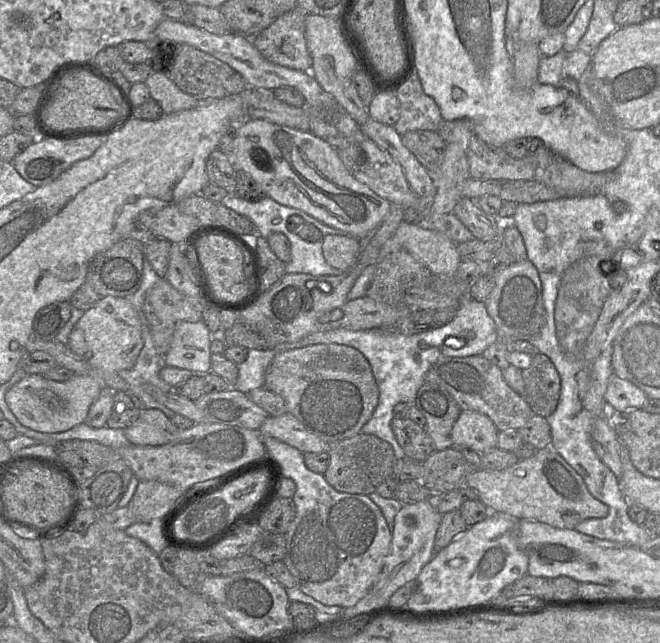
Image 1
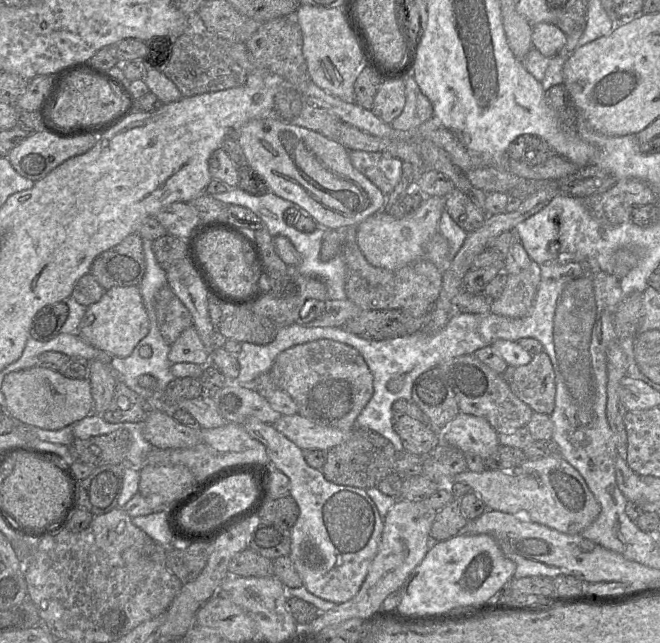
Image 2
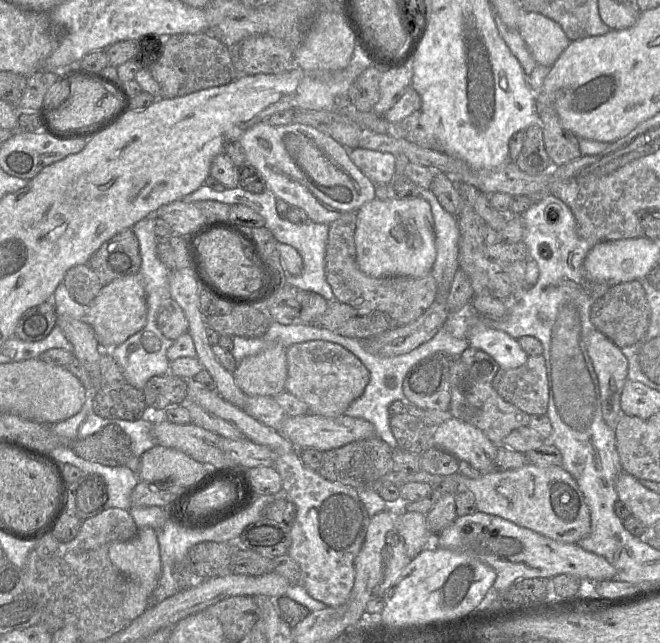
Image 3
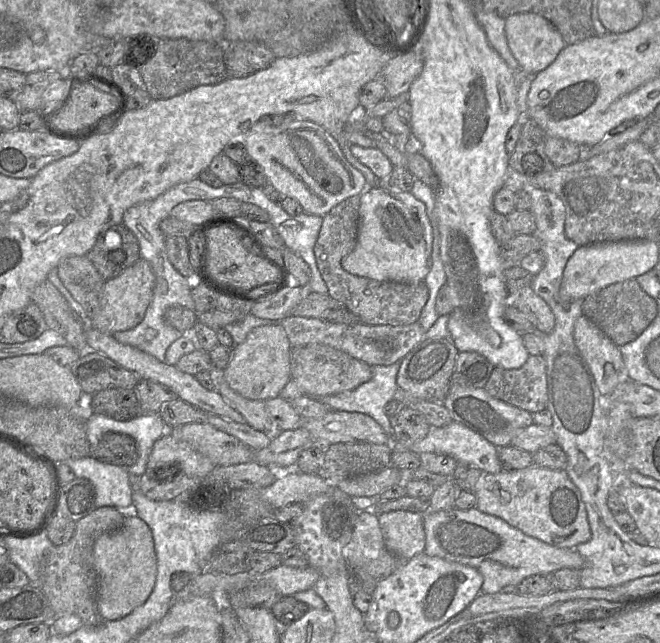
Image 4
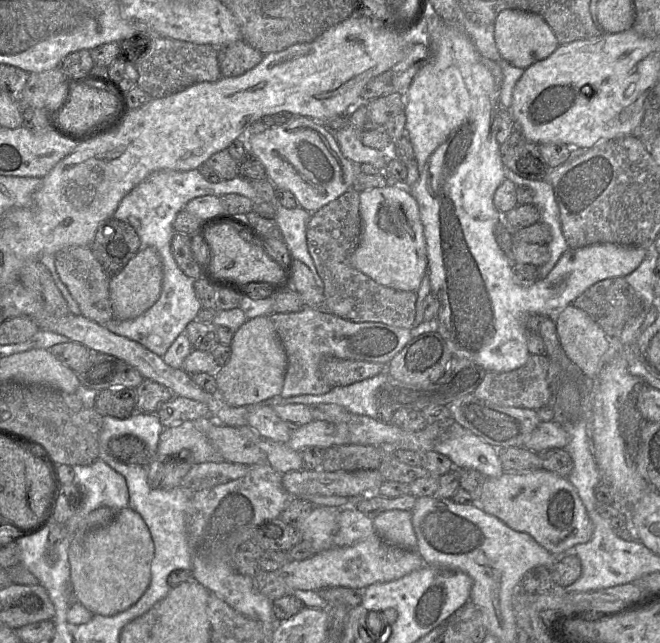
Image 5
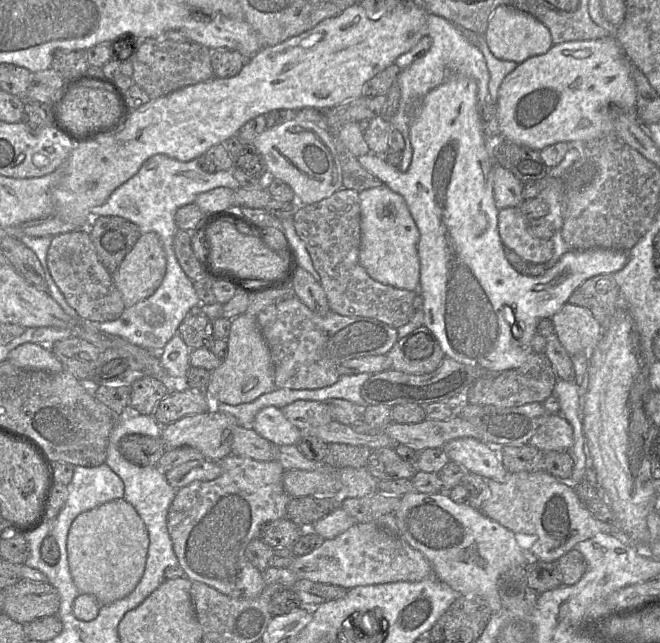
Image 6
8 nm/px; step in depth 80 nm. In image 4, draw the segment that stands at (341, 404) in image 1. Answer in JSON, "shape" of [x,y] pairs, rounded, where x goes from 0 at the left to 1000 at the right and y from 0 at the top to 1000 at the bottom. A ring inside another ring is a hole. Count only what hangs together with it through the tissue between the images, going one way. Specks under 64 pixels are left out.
{"shape":[[[468,535],[441,543],[441,586],[459,614],[485,619],[535,607],[565,585],[565,571],[492,535]]]}

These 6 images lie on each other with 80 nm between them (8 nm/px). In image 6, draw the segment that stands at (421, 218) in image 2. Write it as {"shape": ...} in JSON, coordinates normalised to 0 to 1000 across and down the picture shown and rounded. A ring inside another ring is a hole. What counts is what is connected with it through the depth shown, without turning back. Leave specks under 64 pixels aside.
{"shape":[[[579,286],[544,299],[547,376],[544,409],[567,435],[632,453],[636,440],[635,358],[611,305]]]}

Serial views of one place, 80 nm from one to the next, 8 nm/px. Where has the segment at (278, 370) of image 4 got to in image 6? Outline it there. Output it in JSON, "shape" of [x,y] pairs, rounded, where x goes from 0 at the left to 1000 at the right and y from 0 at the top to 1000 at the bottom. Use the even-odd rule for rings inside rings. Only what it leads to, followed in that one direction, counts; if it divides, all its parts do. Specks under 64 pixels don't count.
{"shape":[[[367,488],[352,496],[348,521],[344,527],[345,549],[336,565],[320,579],[311,608],[321,625],[348,630],[376,627],[418,605],[411,549],[388,493]]]}

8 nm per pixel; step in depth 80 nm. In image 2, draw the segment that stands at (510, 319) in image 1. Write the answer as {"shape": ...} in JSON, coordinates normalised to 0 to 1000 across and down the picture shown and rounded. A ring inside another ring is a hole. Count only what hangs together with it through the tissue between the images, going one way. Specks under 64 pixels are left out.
{"shape":[[[811,407],[786,426],[770,428],[762,456],[744,473],[744,487],[771,495],[794,493],[805,481],[818,440]]]}

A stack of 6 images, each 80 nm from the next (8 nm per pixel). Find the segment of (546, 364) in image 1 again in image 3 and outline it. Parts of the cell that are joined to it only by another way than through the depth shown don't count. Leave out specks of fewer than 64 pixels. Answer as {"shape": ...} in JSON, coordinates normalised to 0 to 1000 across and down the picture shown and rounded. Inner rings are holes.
{"shape":[[[823,552],[802,554],[788,571],[756,574],[744,593],[753,611],[768,625],[780,630],[802,645],[829,644],[832,630],[832,600],[827,565]]]}

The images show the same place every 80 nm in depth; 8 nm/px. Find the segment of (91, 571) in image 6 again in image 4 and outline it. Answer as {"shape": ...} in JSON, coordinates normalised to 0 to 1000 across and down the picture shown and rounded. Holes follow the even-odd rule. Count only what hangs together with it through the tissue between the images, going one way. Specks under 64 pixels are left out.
{"shape":[[[188,795],[191,807],[176,826],[150,834],[141,868],[148,894],[147,946],[159,966],[180,964],[218,939],[233,918],[238,868],[226,818],[202,795]]]}

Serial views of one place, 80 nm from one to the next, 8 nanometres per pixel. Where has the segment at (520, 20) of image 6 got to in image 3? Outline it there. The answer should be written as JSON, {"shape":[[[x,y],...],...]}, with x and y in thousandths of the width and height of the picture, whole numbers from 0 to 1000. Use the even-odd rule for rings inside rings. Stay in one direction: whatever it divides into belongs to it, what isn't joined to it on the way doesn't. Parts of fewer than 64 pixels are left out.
{"shape":[[[794,14],[785,48],[815,101],[835,104],[864,68],[847,37],[814,19]]]}

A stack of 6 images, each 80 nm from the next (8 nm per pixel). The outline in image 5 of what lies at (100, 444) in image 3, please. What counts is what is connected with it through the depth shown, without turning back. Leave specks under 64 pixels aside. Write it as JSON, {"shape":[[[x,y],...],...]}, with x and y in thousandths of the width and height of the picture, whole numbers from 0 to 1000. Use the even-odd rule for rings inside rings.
{"shape":[[[183,675],[165,687],[165,703],[179,717],[189,722],[224,725],[227,703],[221,689],[200,675]]]}

